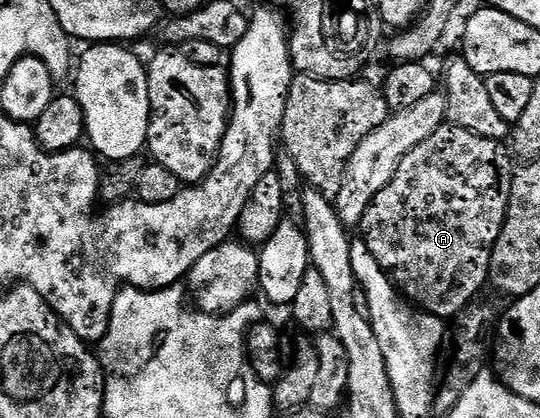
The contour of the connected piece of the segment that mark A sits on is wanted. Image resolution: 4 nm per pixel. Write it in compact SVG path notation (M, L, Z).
M444 125L407 154L389 185L373 197L361 224L361 237L369 253L377 257L377 265L414 306L451 321L470 305L483 286L488 286L493 245L509 205L513 174L510 158L508 148L500 140Z

